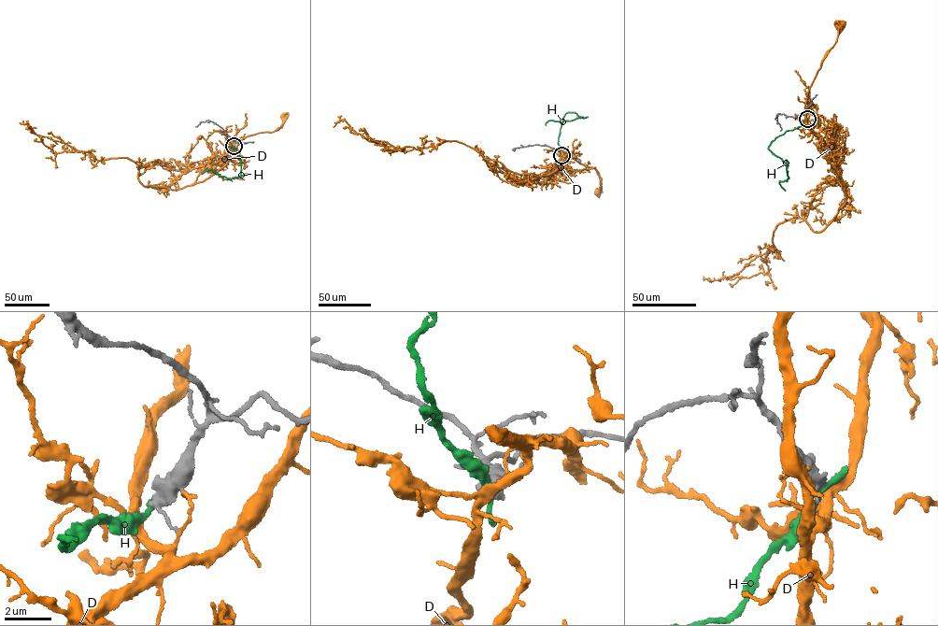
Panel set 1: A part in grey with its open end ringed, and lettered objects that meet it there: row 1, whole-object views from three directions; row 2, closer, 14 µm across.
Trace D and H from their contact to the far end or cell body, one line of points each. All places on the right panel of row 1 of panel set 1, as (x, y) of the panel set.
D: (806, 118), (804, 111), (809, 91), (823, 58), (833, 46), (840, 27)
H: (806, 119), (802, 126), (788, 130), (769, 146), (769, 149), (786, 164), (788, 178), (779, 181), (785, 190)

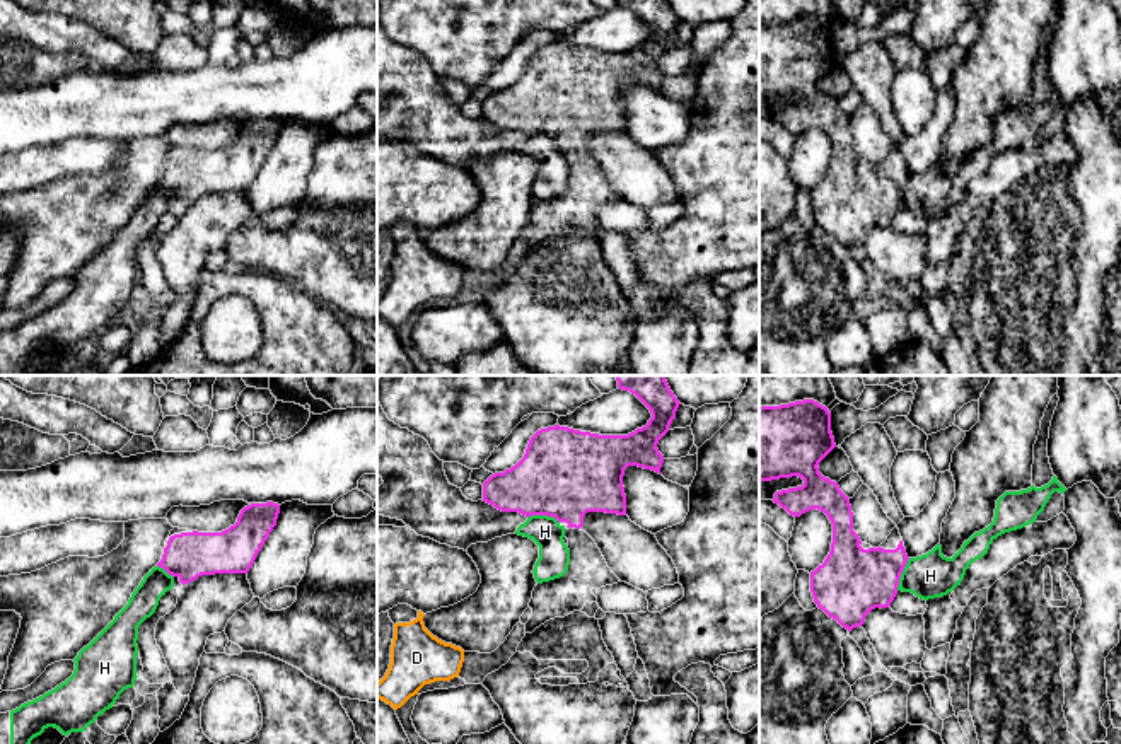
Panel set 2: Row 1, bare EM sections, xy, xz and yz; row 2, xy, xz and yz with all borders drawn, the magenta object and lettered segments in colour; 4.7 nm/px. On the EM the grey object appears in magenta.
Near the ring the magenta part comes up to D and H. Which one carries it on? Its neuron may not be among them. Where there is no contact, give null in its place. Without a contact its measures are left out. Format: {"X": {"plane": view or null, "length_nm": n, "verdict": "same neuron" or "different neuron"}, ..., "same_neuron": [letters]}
{"D": {"plane": null, "verdict": "different neuron"}, "H": {"plane": "xz", "length_nm": 160, "verdict": "different neuron"}, "same_neuron": []}

